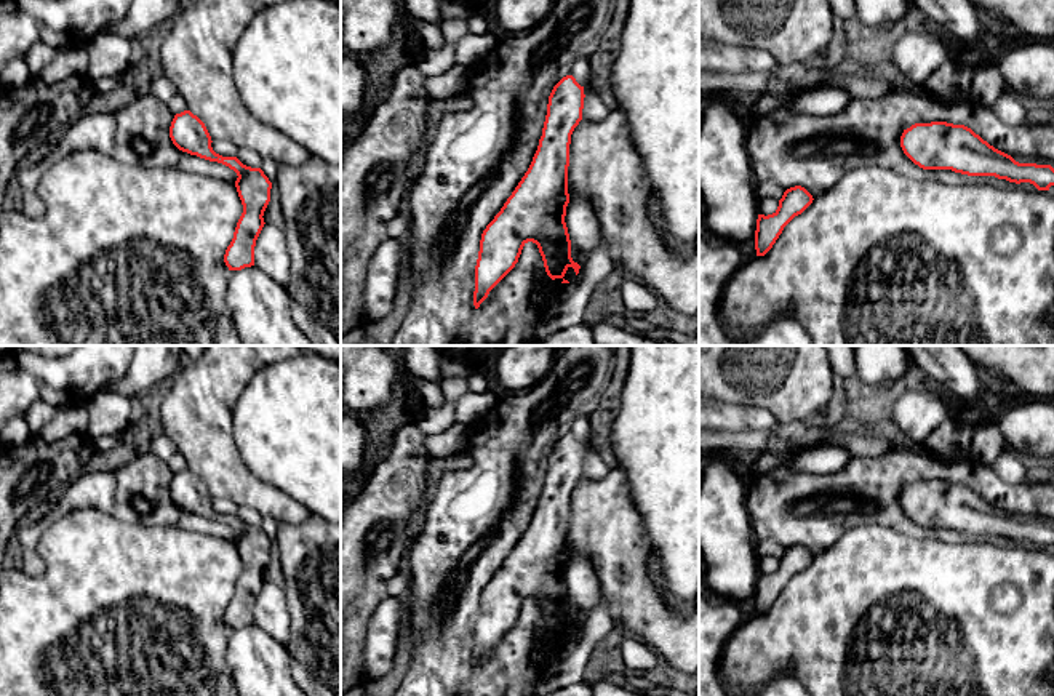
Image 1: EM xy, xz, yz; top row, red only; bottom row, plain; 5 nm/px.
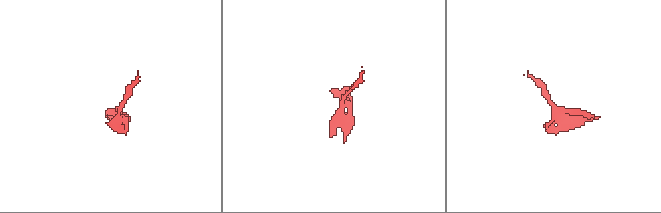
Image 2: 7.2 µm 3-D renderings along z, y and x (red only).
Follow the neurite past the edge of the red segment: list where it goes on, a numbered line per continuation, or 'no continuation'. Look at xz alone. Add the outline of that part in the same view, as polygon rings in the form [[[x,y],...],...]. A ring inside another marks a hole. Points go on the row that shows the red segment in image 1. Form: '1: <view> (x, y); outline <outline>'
no continuation

